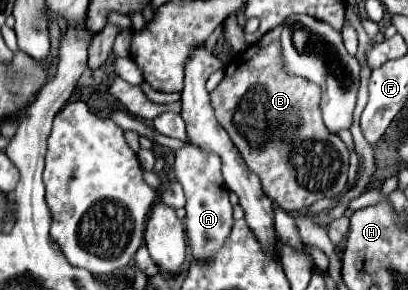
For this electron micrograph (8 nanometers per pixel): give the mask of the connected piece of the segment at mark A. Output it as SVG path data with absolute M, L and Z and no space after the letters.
M189 140L183 148L175 152L175 176L183 184L187 198L187 216L185 216L185 234L187 246L193 260L213 260L215 252L227 240L233 228L233 206L229 202L229 190L221 176L221 160L215 152L207 152Z

